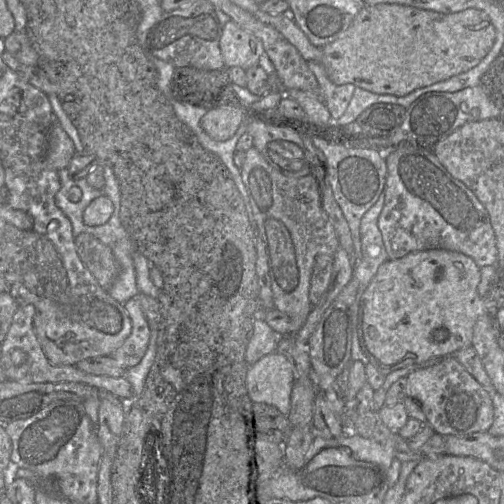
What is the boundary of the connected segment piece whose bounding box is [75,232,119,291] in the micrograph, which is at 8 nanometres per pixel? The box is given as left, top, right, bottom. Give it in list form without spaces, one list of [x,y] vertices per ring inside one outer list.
[[[82,232],[75,237],[77,253],[102,288],[108,291],[119,272],[111,249],[93,235]]]

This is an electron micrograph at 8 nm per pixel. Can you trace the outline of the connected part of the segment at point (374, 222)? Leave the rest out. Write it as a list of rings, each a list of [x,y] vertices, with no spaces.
[[[384,191],[363,215],[360,222],[361,256],[353,266],[353,278],[360,284],[360,296],[371,282],[380,265],[389,259],[378,227],[378,217],[383,206]]]

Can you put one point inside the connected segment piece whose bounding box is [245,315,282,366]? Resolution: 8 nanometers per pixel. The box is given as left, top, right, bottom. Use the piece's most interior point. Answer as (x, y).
(264, 340)

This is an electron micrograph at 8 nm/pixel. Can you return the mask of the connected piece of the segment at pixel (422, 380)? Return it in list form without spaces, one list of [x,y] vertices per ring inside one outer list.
[[[448,356],[435,365],[407,375],[407,395],[417,398],[426,422],[442,436],[487,432],[494,420],[492,395],[455,359]]]

